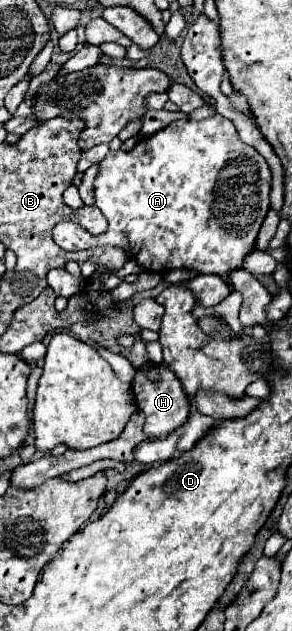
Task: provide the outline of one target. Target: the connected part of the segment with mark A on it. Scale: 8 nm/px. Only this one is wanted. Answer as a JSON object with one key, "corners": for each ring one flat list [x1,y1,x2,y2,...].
{"corners":[[216,113,202,121,174,121,158,133,140,139,132,151,110,151,100,163,94,197,98,209,108,219,106,233,92,235,72,221,62,221,54,227,52,235,66,251,82,251,96,245,120,247,148,273,164,275,174,269,186,269,198,275,220,275,228,281,230,273,242,269,244,259,256,247,258,231,270,209,270,183,268,163,238,137,230,119]]}

